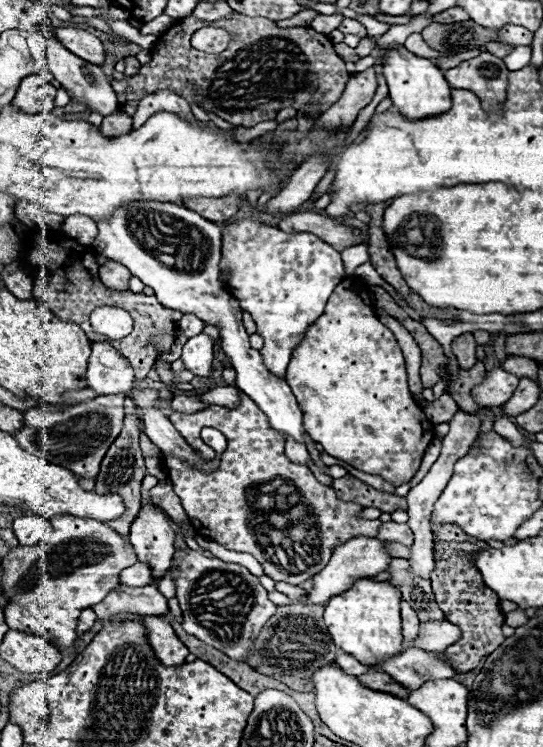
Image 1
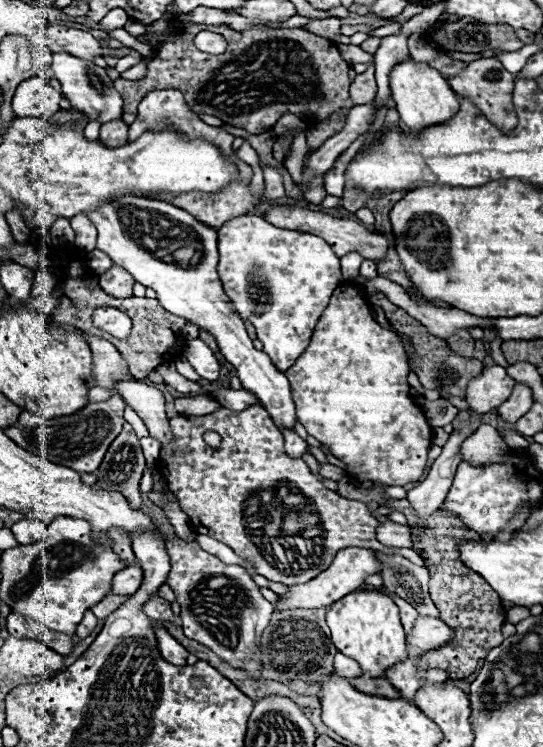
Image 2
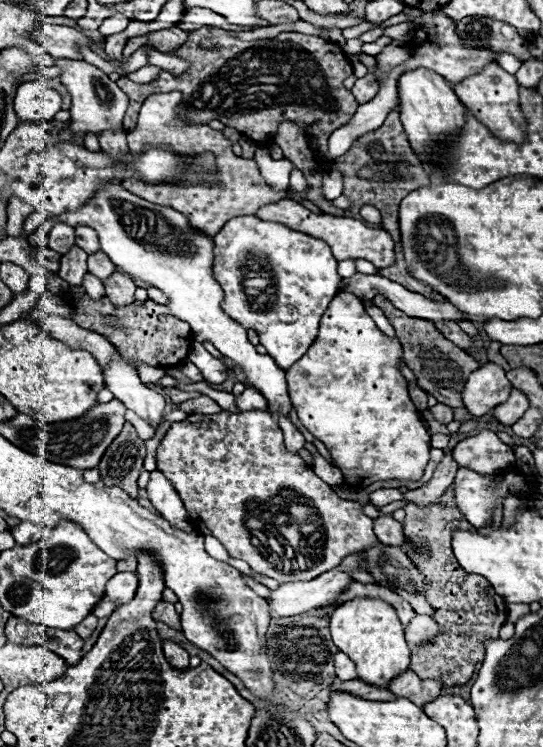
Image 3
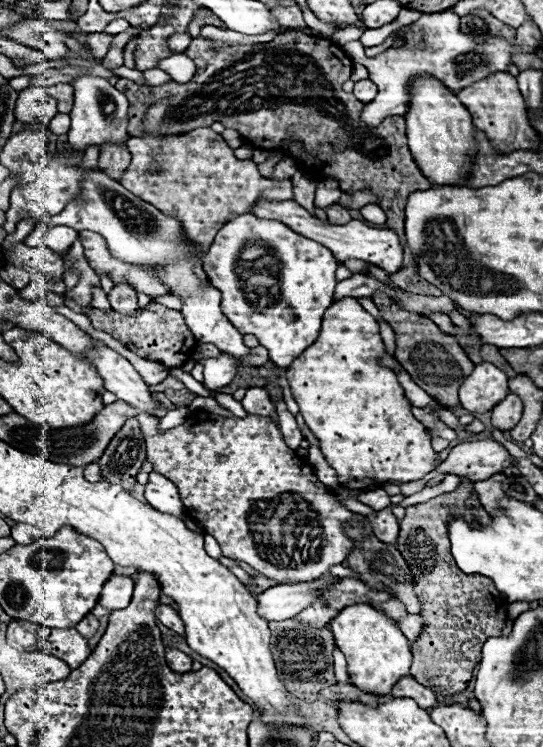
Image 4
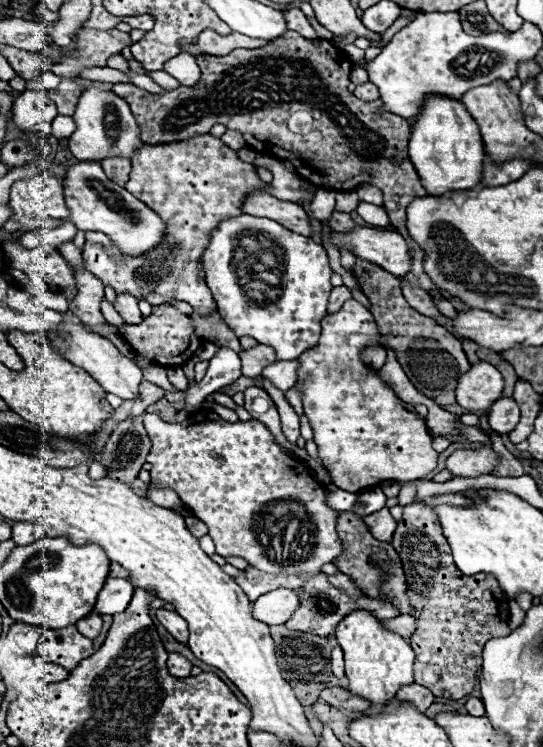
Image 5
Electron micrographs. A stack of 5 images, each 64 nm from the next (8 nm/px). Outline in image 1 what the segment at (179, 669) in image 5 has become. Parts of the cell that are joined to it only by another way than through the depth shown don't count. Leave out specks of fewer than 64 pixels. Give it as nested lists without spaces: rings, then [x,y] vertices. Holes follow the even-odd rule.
[[[144,616],[144,626],[148,630],[148,640],[152,642],[152,648],[160,662],[164,662],[166,666],[180,666],[186,662],[186,656],[190,652],[178,640],[164,616]]]

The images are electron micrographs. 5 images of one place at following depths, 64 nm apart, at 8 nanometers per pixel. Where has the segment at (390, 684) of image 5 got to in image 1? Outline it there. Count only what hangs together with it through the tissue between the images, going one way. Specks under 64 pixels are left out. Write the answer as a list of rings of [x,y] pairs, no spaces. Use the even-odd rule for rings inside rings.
[[[372,578],[358,580],[352,588],[334,596],[326,604],[324,622],[332,634],[332,640],[344,652],[356,656],[362,664],[374,670],[388,656],[394,656],[402,648],[402,624],[400,624],[400,592],[388,582],[374,582]]]

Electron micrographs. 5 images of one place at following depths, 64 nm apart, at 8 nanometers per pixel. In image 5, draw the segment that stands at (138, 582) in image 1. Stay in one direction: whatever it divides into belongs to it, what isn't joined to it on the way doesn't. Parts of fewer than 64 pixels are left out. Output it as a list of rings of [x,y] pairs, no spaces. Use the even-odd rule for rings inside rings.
[[[108,578],[104,588],[98,594],[98,602],[94,606],[94,610],[98,614],[120,614],[124,612],[124,608],[128,608],[130,600],[132,600],[132,592],[134,586],[130,584],[130,580],[122,580],[122,578]]]

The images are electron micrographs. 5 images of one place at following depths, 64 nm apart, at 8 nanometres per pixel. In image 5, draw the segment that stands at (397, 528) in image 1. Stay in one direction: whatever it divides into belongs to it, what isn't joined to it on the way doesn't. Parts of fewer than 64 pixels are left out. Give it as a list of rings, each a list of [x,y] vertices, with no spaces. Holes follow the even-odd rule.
[[[382,508],[380,512],[366,516],[364,524],[372,532],[372,536],[376,536],[376,540],[384,540],[384,542],[390,542],[392,534],[396,530],[396,520],[390,516],[388,508]]]

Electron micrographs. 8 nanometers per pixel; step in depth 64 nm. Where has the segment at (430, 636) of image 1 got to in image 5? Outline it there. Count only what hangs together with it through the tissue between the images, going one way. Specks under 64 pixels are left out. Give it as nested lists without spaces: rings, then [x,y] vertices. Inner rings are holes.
[[[400,614],[396,618],[384,620],[384,628],[392,628],[392,632],[400,632],[404,636],[404,640],[410,640],[410,636],[414,632],[414,618],[410,614]]]

